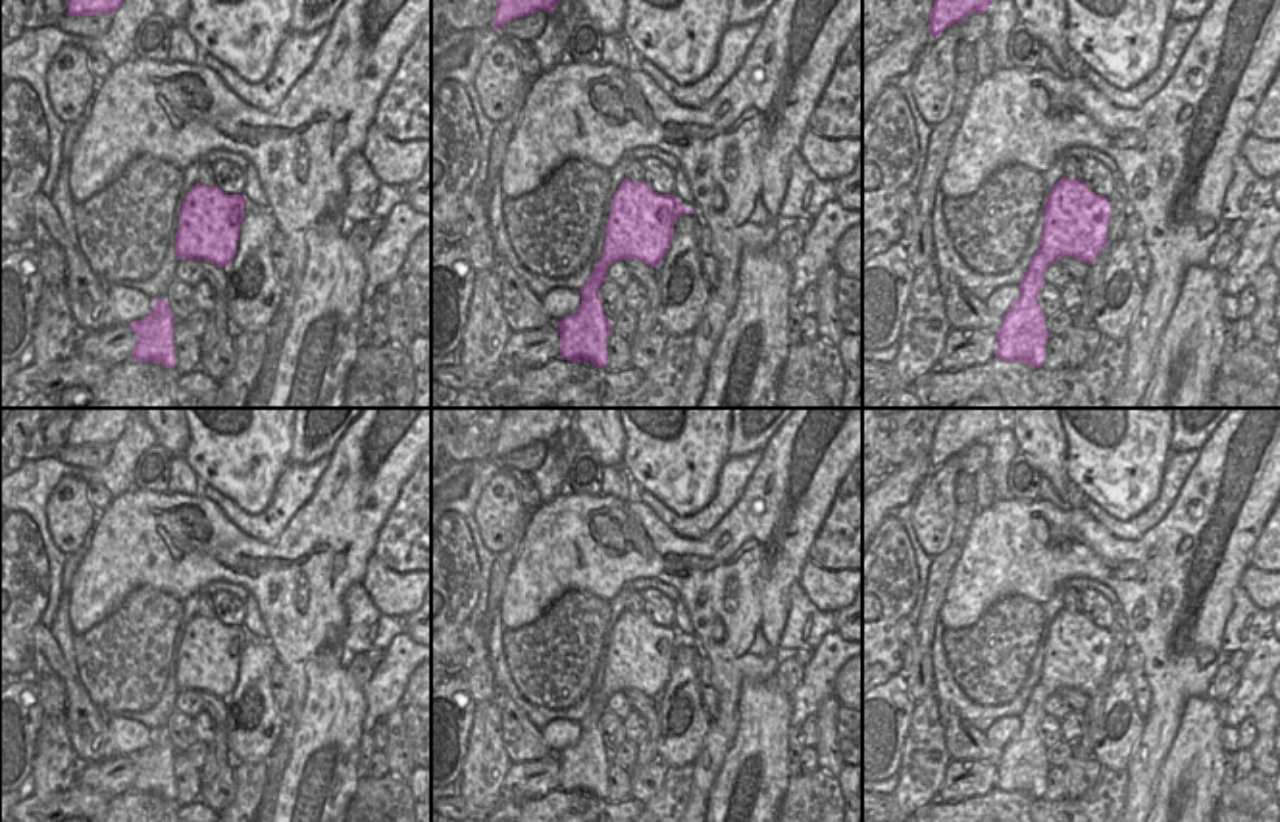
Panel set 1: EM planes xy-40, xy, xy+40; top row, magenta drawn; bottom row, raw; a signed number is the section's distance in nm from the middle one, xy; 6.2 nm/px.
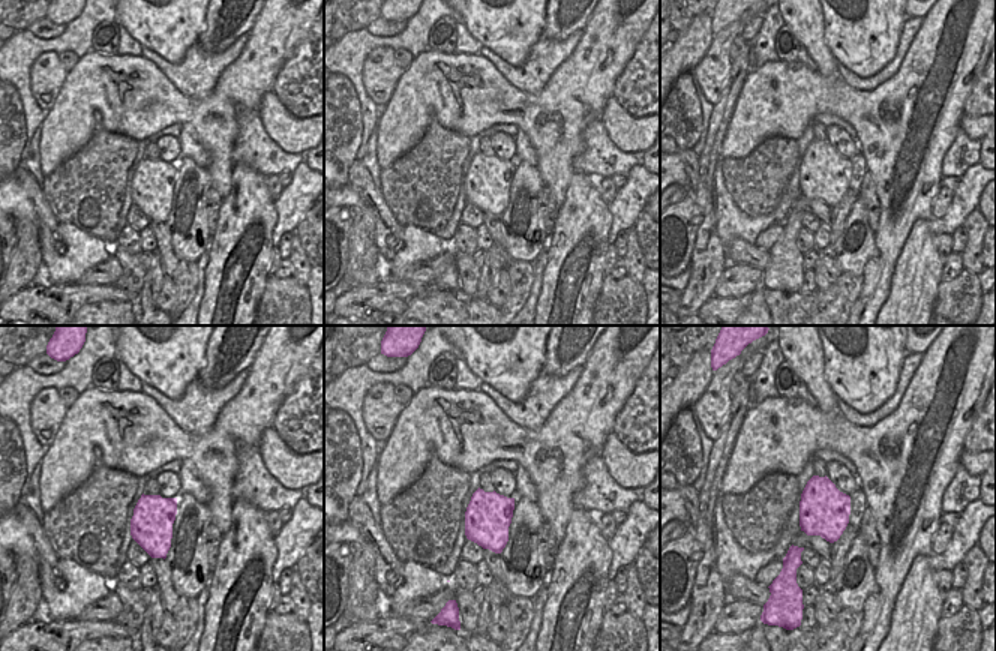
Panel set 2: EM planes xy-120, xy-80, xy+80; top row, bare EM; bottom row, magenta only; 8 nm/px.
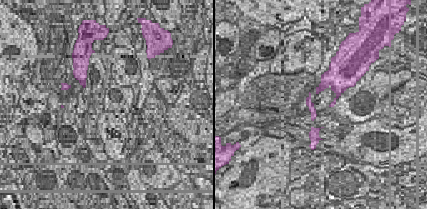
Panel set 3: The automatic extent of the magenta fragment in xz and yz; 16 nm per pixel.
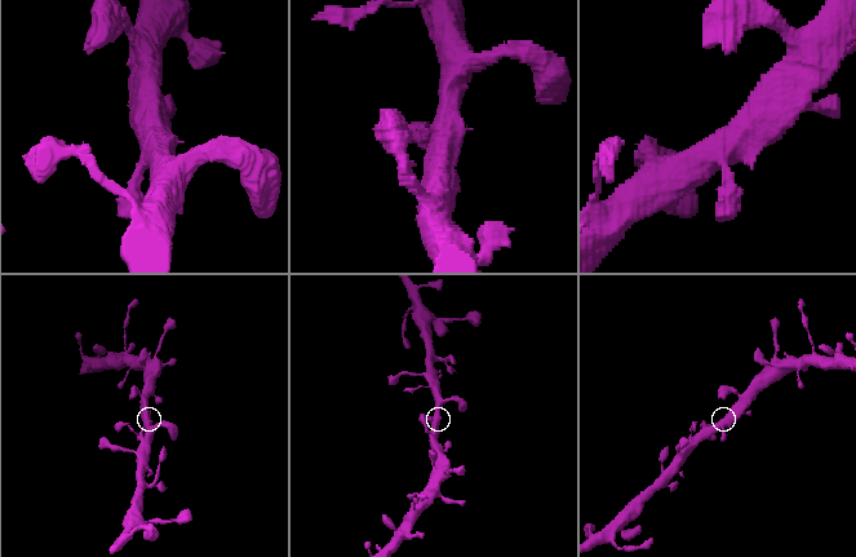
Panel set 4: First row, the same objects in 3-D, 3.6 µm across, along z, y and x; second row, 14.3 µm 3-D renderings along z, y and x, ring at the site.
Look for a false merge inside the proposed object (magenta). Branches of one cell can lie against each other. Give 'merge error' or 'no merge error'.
no merge error

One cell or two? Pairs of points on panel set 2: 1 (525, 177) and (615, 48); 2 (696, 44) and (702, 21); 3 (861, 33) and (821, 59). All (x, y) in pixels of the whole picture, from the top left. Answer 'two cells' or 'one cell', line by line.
1: two cells
2: one cell
3: two cells

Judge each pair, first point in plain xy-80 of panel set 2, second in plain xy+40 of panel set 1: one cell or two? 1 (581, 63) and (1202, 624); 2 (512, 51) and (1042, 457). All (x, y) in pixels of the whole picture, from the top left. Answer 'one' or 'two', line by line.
1: one
2: two

